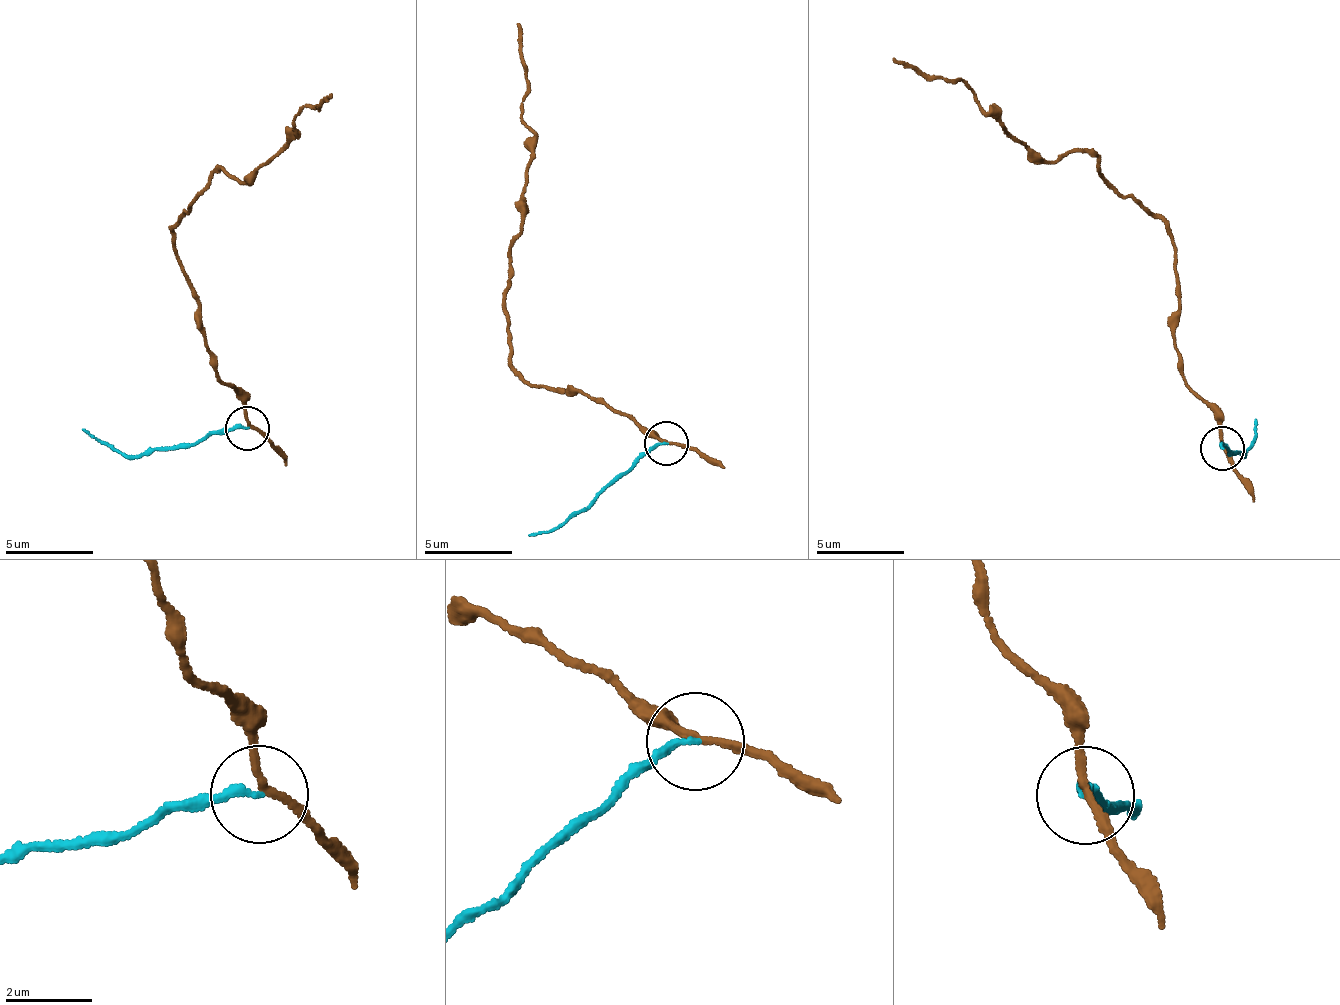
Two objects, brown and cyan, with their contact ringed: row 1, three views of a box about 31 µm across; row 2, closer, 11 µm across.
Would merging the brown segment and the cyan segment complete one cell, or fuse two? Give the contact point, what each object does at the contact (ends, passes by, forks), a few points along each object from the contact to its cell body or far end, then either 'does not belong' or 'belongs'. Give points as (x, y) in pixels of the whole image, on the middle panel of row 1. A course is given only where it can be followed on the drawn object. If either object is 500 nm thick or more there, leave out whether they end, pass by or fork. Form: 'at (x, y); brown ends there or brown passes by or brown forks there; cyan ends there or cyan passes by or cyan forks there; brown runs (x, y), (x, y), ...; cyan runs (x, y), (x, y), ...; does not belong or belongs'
at (666, 443); brown passes by; cyan ends there; brown runs (664, 442), (646, 436), (602, 402), (530, 385), (510, 363), (501, 301), (535, 135), (521, 124), (519, 22); cyan runs (665, 443), (640, 453), (624, 476), (612, 476), (586, 507), (565, 522), (529, 536); does not belong

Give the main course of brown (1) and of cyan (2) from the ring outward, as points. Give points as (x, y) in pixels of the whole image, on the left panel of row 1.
1: (246, 425), (205, 345), (200, 297), (170, 230), (213, 171), (244, 183), (298, 135), (292, 120), (333, 92)
2: (246, 429), (218, 429), (192, 444), (142, 454), (117, 453), (82, 430)

